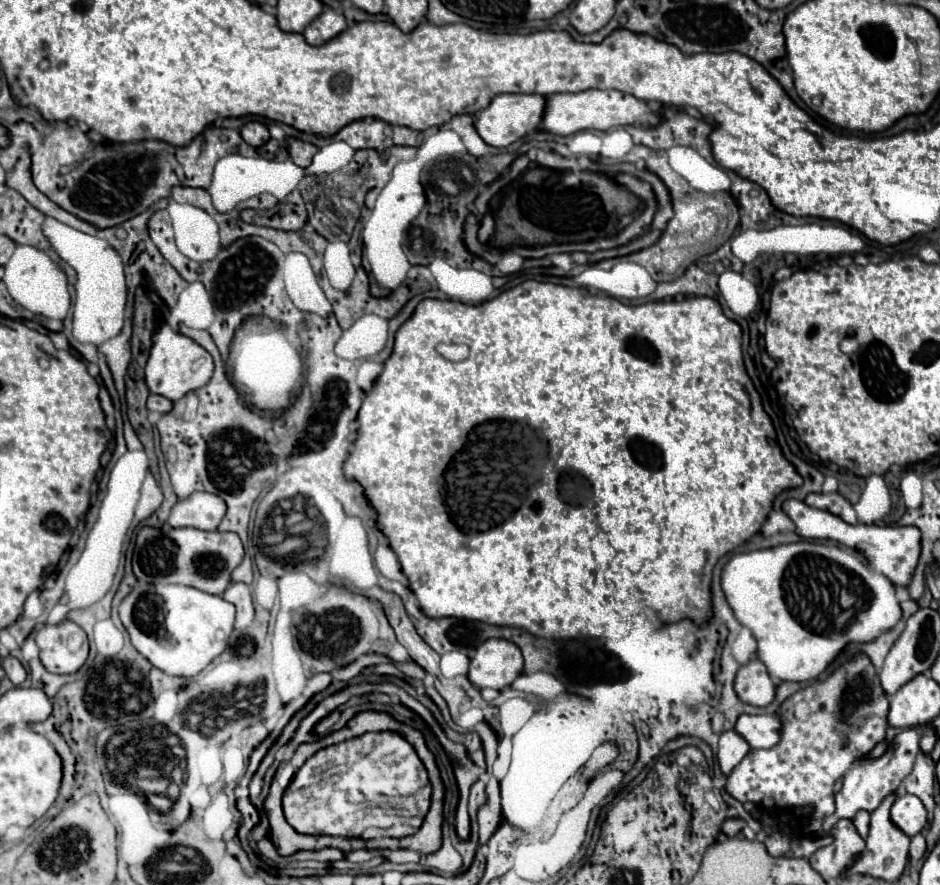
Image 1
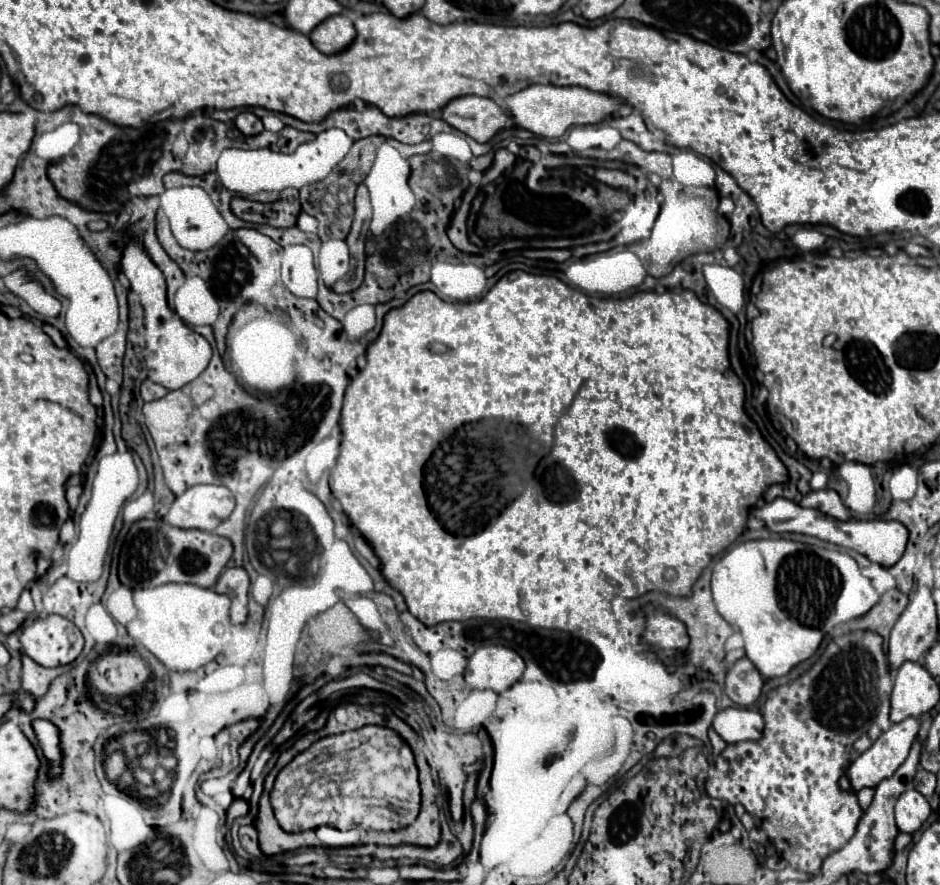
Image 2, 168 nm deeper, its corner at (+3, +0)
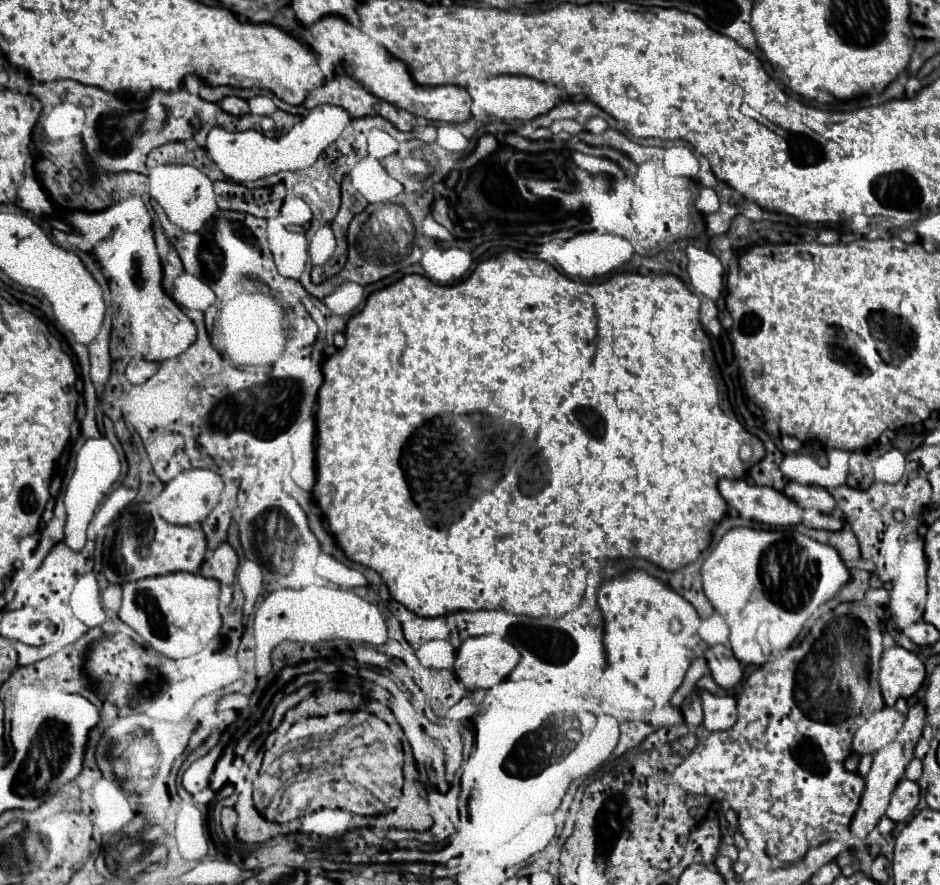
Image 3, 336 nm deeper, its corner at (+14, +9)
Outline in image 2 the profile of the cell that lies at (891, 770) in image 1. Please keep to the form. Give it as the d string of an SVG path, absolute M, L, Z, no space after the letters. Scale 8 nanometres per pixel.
M907 718L899 724L893 724L883 732L869 750L865 750L847 770L847 776L853 784L853 790L865 786L875 788L883 778L889 778L907 758L909 748L919 732L919 720Z

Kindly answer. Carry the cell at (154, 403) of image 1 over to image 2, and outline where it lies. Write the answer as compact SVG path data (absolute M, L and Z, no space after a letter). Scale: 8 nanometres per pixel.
M149 378L143 380L141 384L141 396L145 402L151 402L151 400L157 400L157 398L163 398L167 394L167 388L163 388L161 384L155 384L151 382Z

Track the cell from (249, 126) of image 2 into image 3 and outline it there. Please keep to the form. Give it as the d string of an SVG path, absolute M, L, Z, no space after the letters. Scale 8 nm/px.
M226 97L224 101L220 101L220 107L224 111L228 111L230 115L236 115L236 117L250 113L248 111L248 103L244 99L238 99L238 97Z

